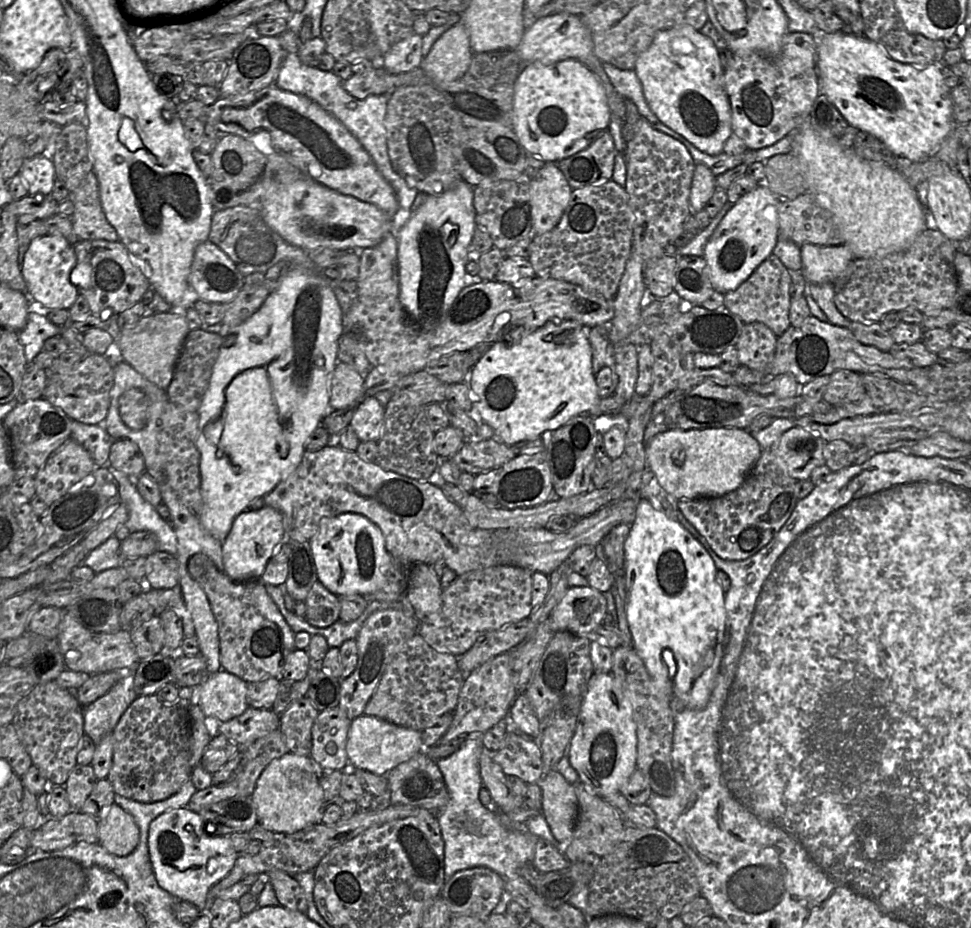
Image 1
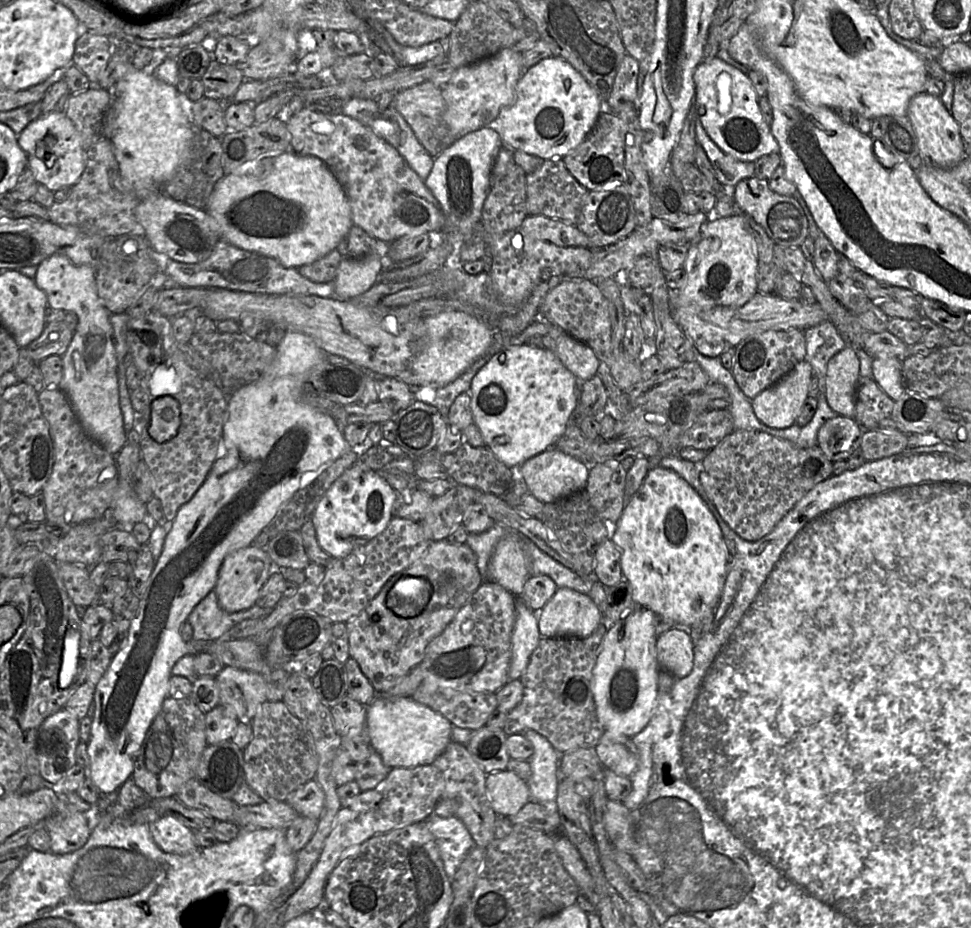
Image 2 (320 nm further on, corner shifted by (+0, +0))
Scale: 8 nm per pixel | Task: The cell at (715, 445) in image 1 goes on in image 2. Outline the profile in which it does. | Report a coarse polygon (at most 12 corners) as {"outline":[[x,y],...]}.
{"outline":[[514,345],[474,376],[471,411],[513,471],[563,435],[577,378]]}

